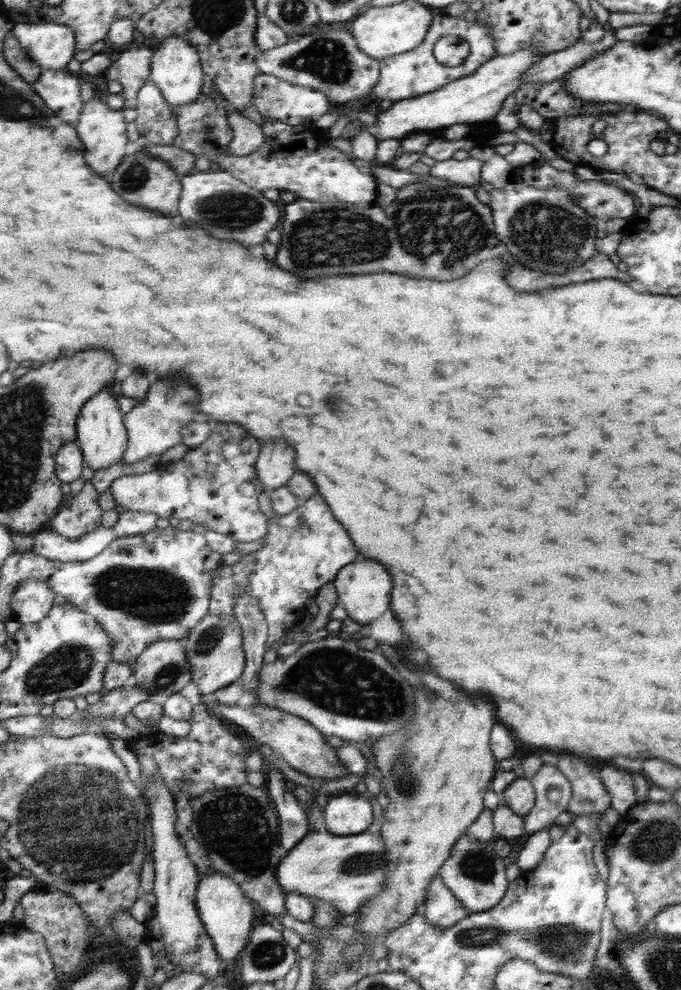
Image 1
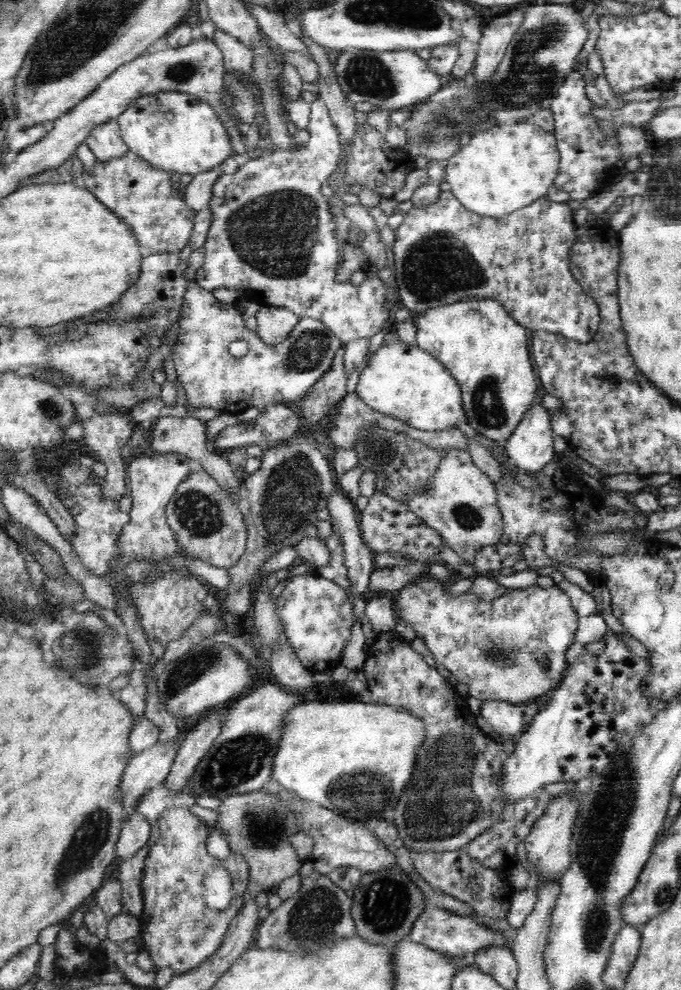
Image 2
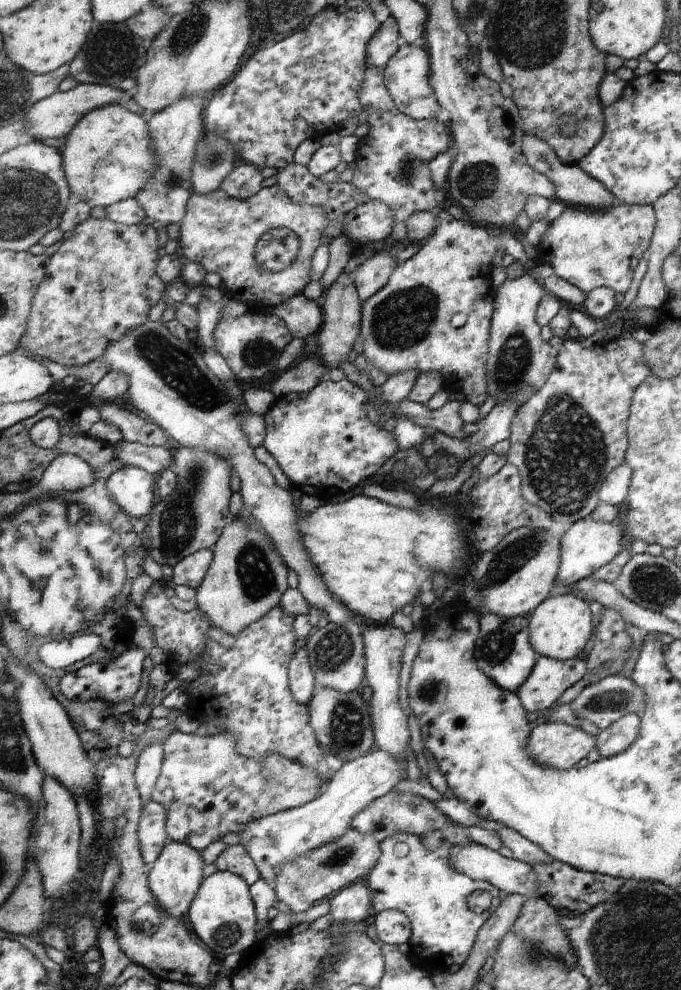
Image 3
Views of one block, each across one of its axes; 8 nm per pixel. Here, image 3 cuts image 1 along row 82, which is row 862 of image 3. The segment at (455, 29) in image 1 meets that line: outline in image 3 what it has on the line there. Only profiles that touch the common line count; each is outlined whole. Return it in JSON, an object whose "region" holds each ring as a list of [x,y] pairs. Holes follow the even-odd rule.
{"region":[[[395,834],[381,844],[383,852],[377,868],[367,876],[373,894],[373,906],[377,912],[401,910],[413,922],[413,938],[409,942],[413,956],[425,966],[425,970],[447,972],[453,964],[461,968],[471,958],[475,944],[479,940],[479,930],[491,920],[497,908],[503,904],[501,892],[489,882],[477,882],[471,876],[455,870],[451,864],[449,844],[437,852],[429,852],[421,844],[421,836],[415,834]],[[475,890],[487,890],[491,894],[491,908],[485,914],[475,914],[469,910],[469,896]]]}

